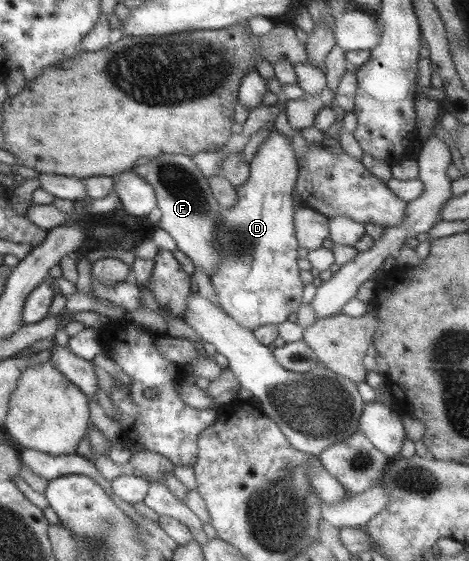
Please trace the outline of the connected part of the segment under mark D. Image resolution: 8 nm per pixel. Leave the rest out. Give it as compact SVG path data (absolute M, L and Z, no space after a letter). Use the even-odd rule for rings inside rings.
M276 128L271 130L263 142L249 162L248 181L236 189L236 203L220 214L220 221L214 231L214 243L216 252L220 252L220 259L216 261L209 278L220 308L240 326L251 331L266 324L280 324L289 314L296 313L302 302L303 291L302 281L298 277L298 242L294 236L295 209L292 200L298 163L288 139Z

